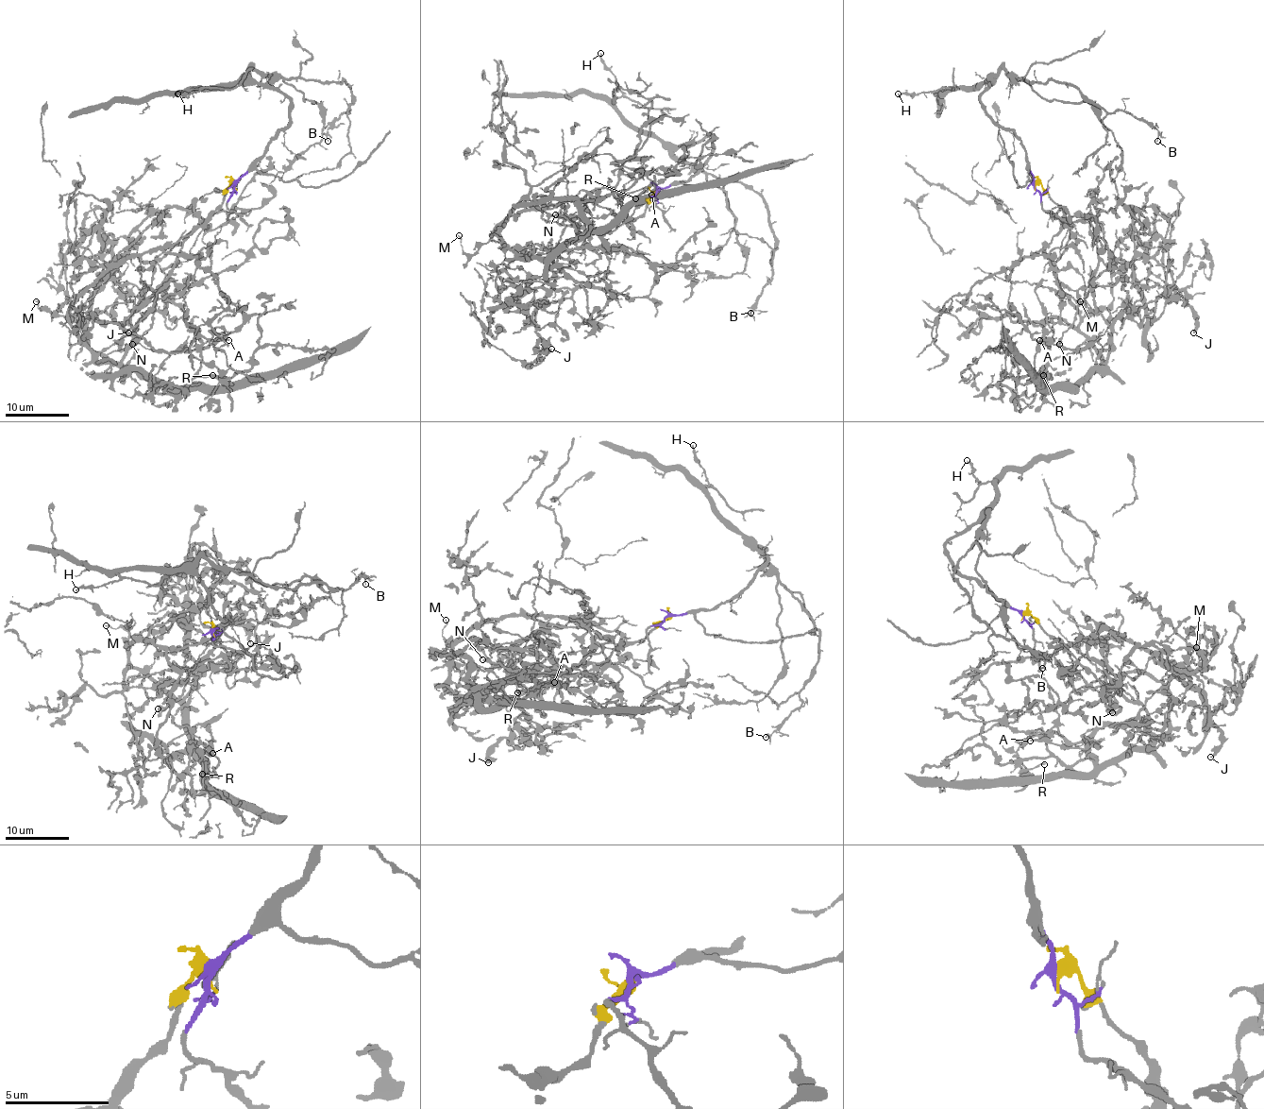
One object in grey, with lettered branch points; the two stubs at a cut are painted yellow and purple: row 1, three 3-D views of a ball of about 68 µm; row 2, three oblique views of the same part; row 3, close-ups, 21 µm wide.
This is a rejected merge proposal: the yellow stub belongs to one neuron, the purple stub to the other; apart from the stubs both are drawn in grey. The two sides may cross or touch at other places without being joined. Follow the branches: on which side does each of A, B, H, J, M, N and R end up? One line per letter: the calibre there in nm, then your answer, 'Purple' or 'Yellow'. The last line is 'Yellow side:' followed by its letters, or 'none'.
A: Thickness 200 nm. Yellow
B: Thickness 80 nm. Purple
H: Thickness 160 nm. Purple
J: Thickness 240 nm. Yellow
M: Thickness 140 nm. Yellow
N: Thickness 420 nm. Yellow
R: Thickness 170 nm. Yellow
Yellow side: A, J, M, N, R

